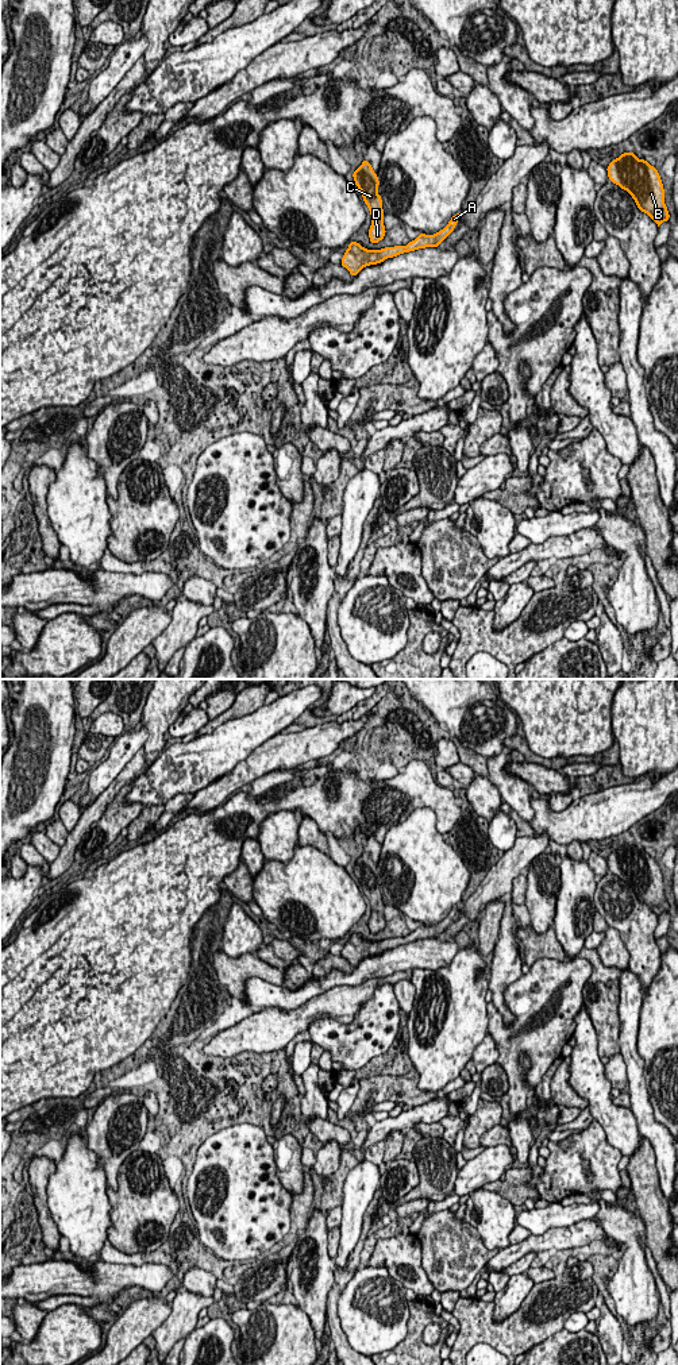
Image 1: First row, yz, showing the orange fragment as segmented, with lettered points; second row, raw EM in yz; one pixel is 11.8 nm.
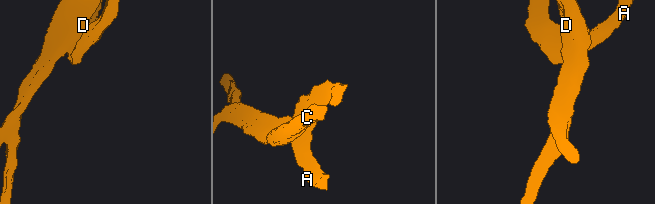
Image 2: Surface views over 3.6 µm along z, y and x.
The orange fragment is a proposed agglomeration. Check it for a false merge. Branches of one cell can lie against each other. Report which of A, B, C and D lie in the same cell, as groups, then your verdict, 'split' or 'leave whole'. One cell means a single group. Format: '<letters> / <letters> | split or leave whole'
A B C D | leave whole

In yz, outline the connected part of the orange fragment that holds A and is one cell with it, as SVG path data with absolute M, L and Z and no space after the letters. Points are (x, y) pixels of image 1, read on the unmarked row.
M457 905L451 909L448 915L434 926L420 926L411 932L407 937L394 937L385 938L381 941L367 941L363 940L358 933L348 933L348 940L343 945L340 956L346 959L353 968L357 968L358 964L370 956L378 956L388 949L397 948L404 944L415 942L425 938L439 938L439 936L454 922L461 905Z

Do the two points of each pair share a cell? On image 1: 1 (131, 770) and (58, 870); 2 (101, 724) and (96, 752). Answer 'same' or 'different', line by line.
1: same
2: same

